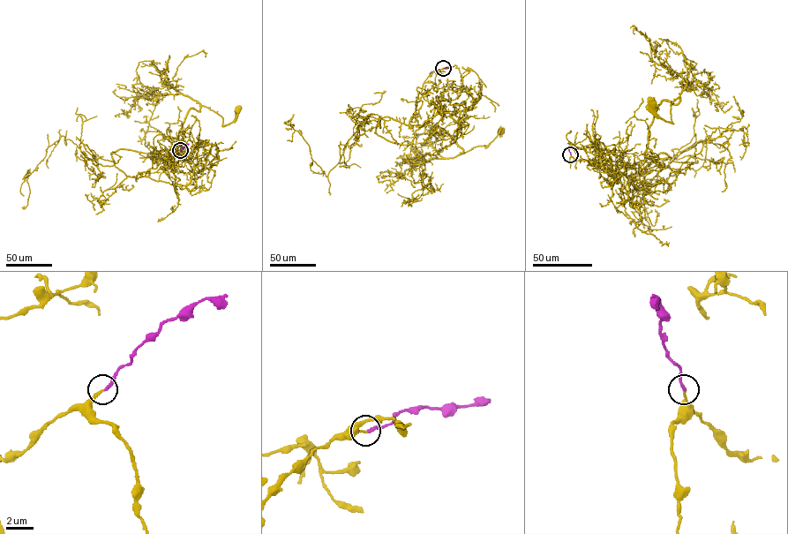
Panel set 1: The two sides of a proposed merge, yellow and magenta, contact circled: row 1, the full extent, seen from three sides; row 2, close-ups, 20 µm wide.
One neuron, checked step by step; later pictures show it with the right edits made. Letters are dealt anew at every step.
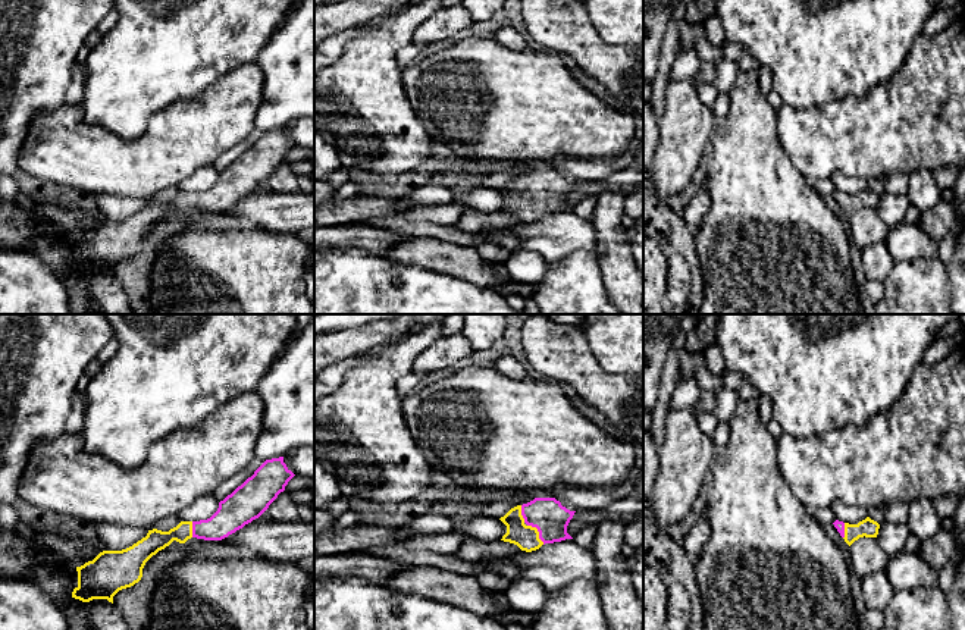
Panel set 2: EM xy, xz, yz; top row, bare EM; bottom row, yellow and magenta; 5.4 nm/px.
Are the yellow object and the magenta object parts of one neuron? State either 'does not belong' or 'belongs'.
belongs

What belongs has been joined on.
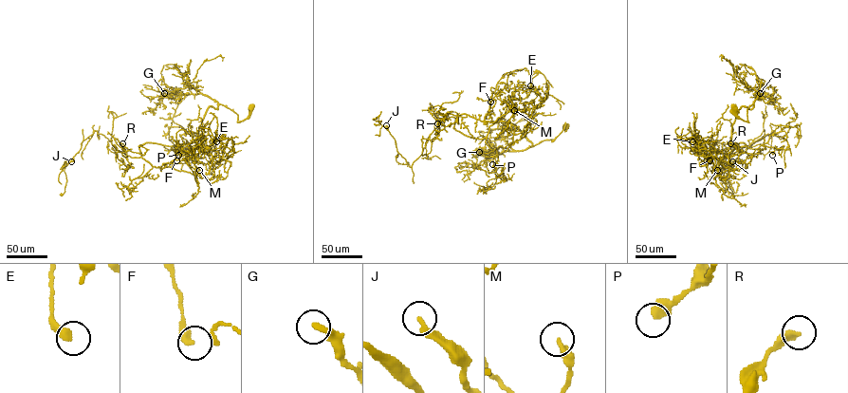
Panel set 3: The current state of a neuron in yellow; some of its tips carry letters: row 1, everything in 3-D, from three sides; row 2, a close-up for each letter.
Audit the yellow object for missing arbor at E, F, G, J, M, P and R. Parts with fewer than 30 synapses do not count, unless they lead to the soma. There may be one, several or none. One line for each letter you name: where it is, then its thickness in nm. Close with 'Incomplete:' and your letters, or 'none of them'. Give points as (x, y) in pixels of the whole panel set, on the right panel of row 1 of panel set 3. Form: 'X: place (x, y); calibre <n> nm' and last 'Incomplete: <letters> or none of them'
Incomplete: none of them

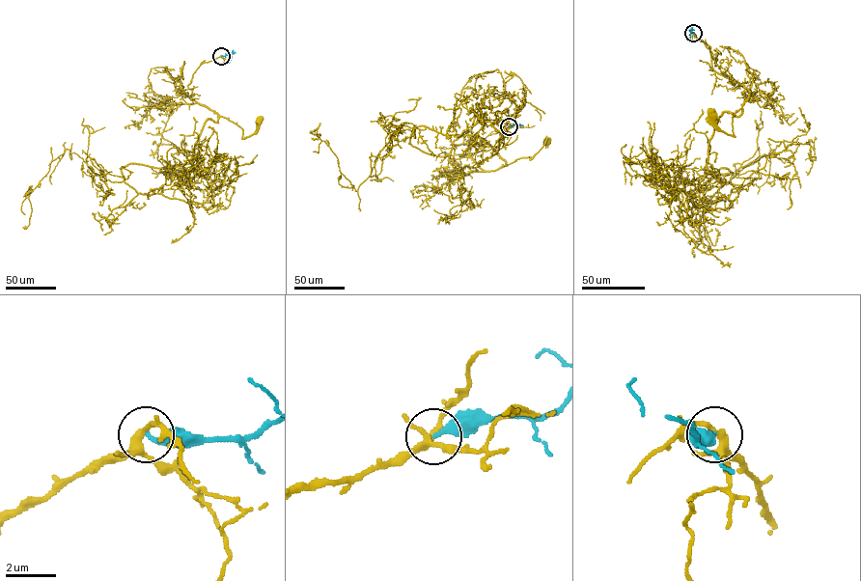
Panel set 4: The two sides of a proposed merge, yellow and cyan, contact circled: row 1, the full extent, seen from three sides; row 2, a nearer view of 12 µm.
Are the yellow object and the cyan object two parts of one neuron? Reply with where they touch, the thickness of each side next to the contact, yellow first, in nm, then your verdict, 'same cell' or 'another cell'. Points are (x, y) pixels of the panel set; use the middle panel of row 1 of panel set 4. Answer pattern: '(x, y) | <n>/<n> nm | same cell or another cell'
(509, 126) | 240/260 nm | another cell

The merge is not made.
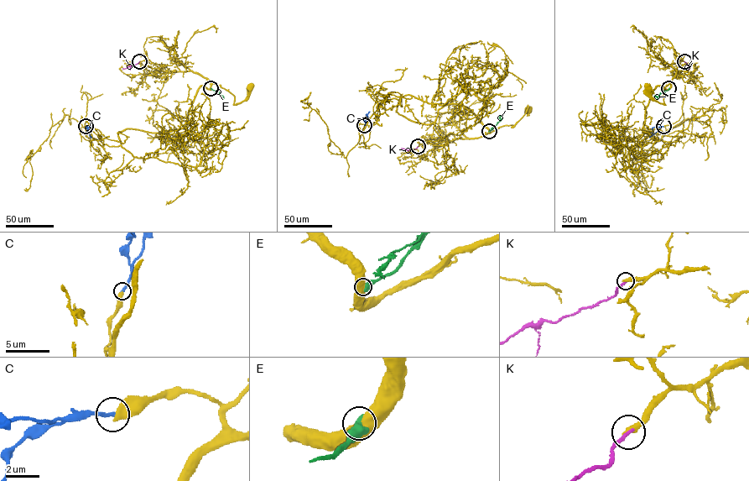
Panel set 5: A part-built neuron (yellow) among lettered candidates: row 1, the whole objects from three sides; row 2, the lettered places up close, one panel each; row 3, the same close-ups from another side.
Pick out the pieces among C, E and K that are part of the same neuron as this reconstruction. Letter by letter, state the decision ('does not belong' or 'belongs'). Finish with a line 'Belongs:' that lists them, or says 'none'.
C: belongs
E: does not belong
K: does not belong
Belongs: C

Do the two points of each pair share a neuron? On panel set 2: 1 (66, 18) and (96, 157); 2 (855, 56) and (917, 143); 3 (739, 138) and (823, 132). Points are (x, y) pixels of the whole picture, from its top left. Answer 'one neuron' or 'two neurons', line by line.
1: two neurons
2: two neurons
3: two neurons

